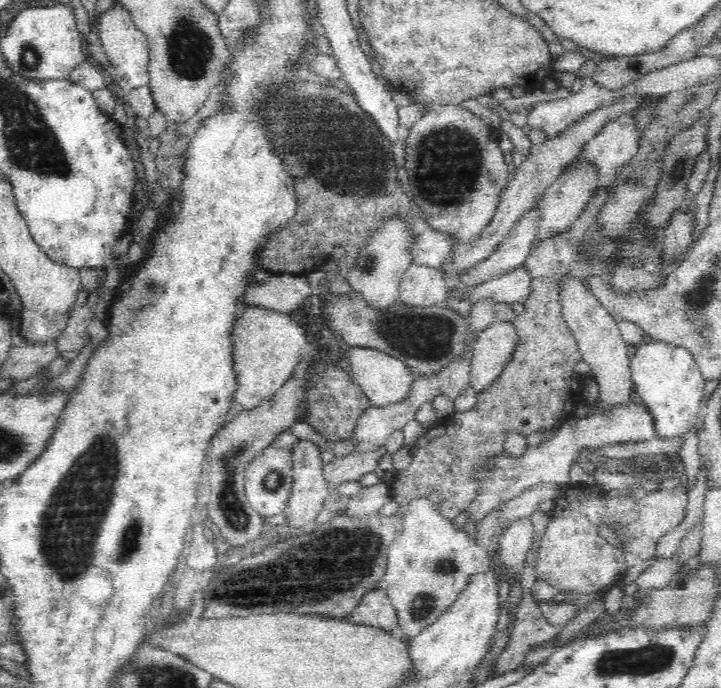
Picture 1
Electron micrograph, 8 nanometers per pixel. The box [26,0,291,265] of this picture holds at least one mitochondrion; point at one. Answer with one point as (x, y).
(190, 51)

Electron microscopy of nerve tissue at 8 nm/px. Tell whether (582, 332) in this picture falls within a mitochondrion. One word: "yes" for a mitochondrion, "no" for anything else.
no

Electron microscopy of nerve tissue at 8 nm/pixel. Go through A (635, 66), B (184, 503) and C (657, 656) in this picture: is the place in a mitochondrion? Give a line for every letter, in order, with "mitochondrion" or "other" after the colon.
A: other
B: other
C: mitochondrion

